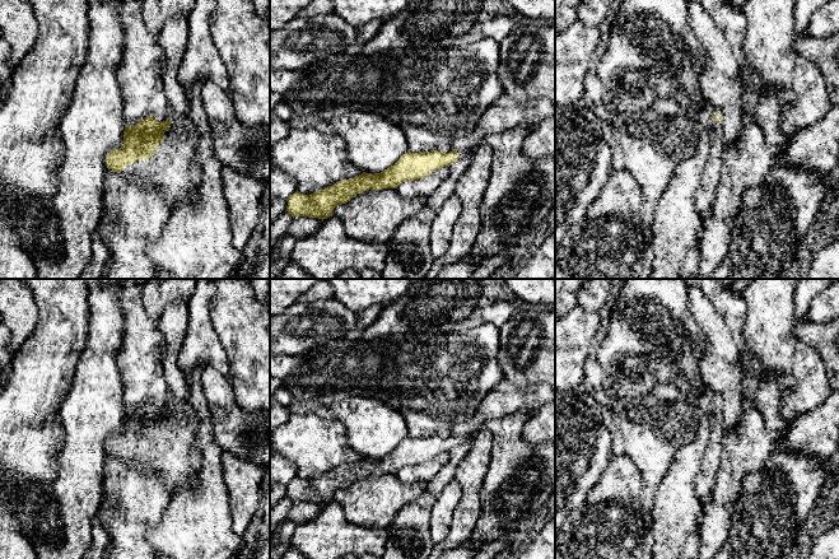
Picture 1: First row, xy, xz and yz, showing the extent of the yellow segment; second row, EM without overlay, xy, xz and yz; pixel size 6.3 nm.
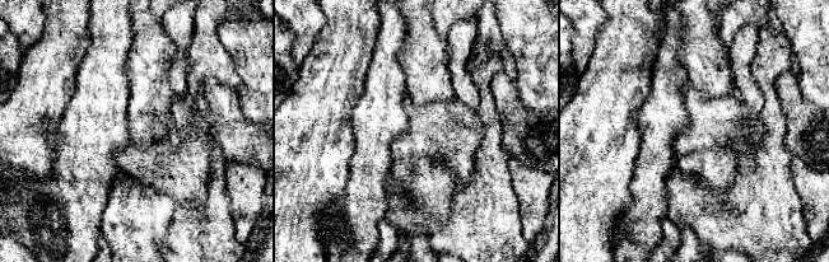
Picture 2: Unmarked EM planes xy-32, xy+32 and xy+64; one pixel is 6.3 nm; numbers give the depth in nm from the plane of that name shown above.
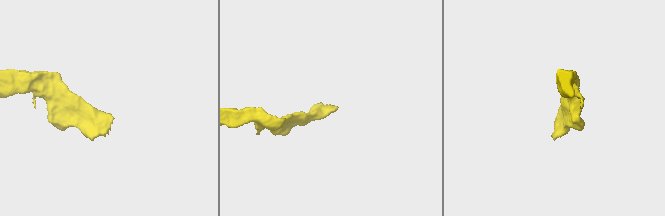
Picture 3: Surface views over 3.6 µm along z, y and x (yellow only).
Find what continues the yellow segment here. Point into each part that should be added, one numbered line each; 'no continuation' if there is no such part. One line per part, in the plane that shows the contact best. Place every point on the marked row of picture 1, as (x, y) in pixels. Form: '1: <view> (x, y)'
1: xy (172, 168)

